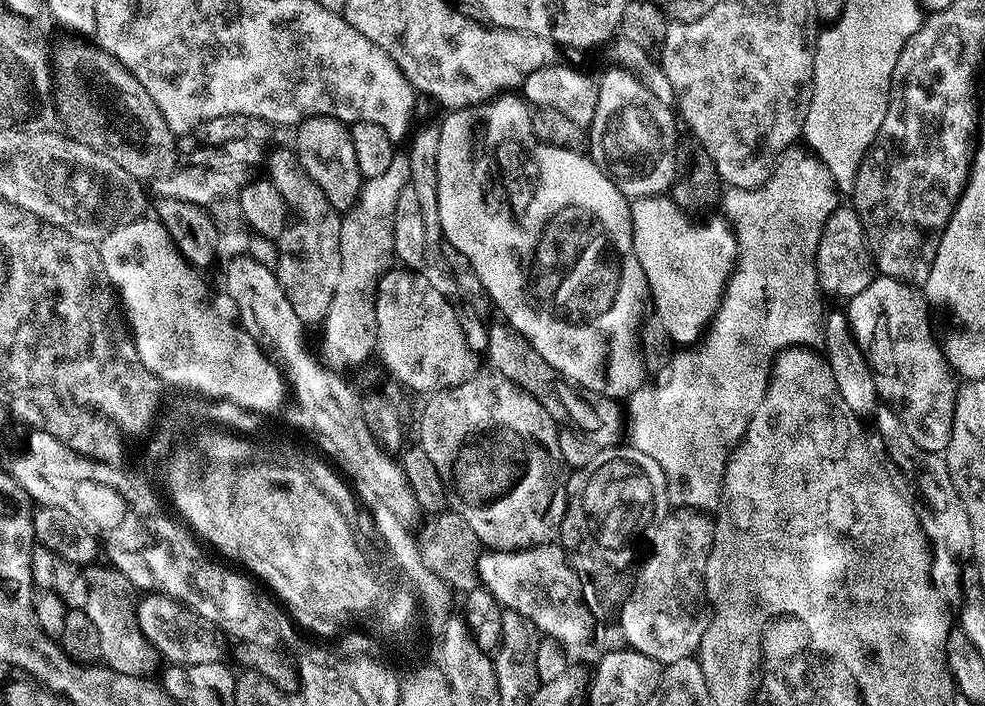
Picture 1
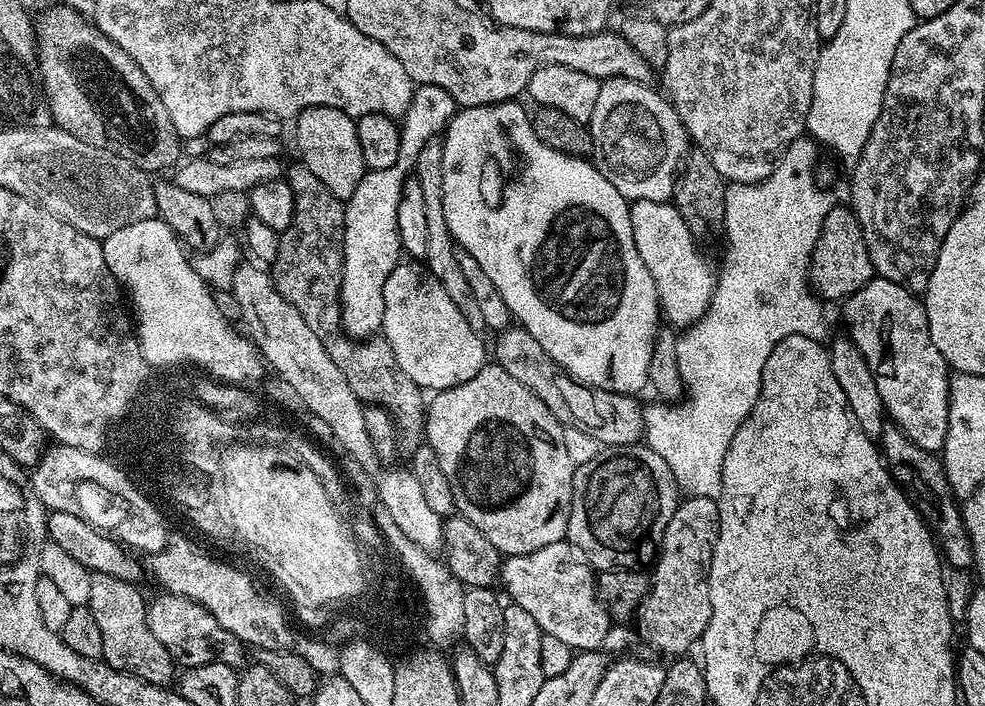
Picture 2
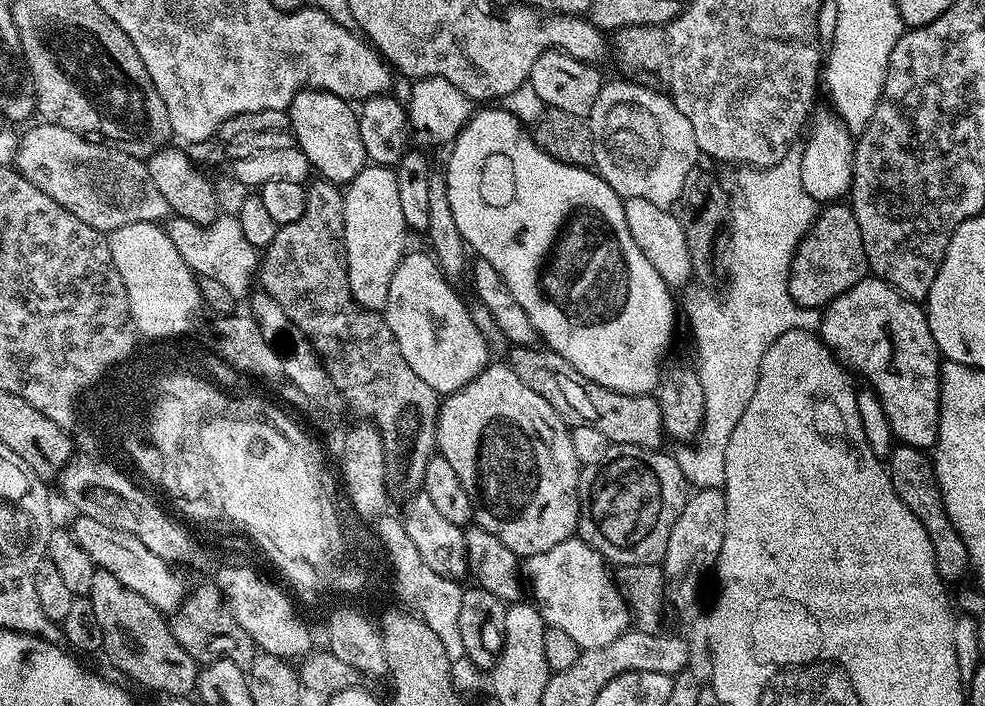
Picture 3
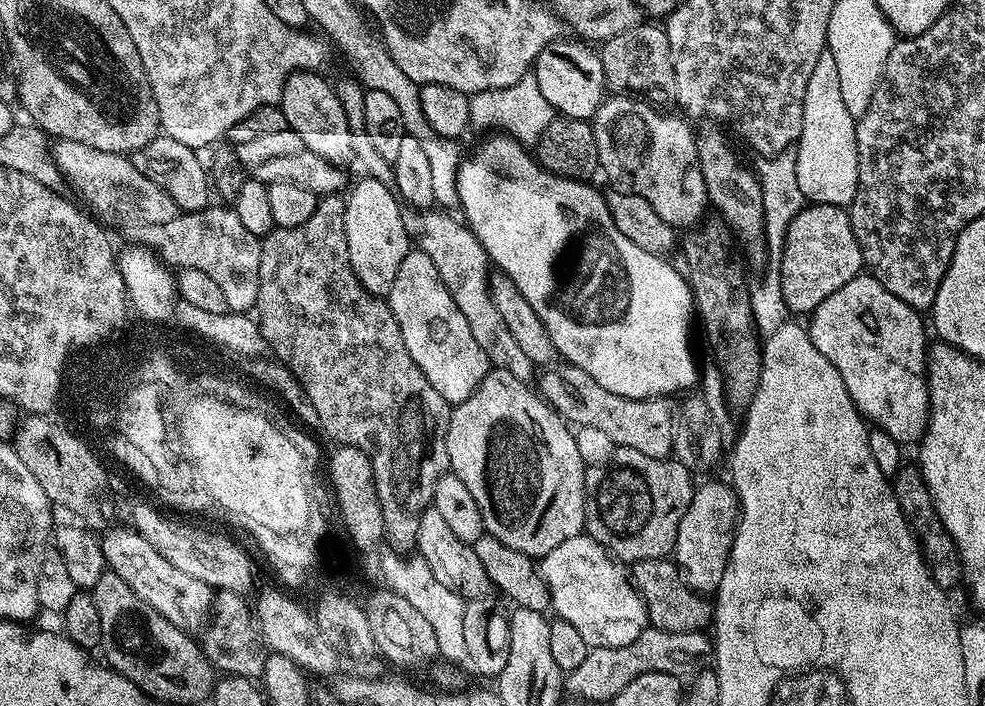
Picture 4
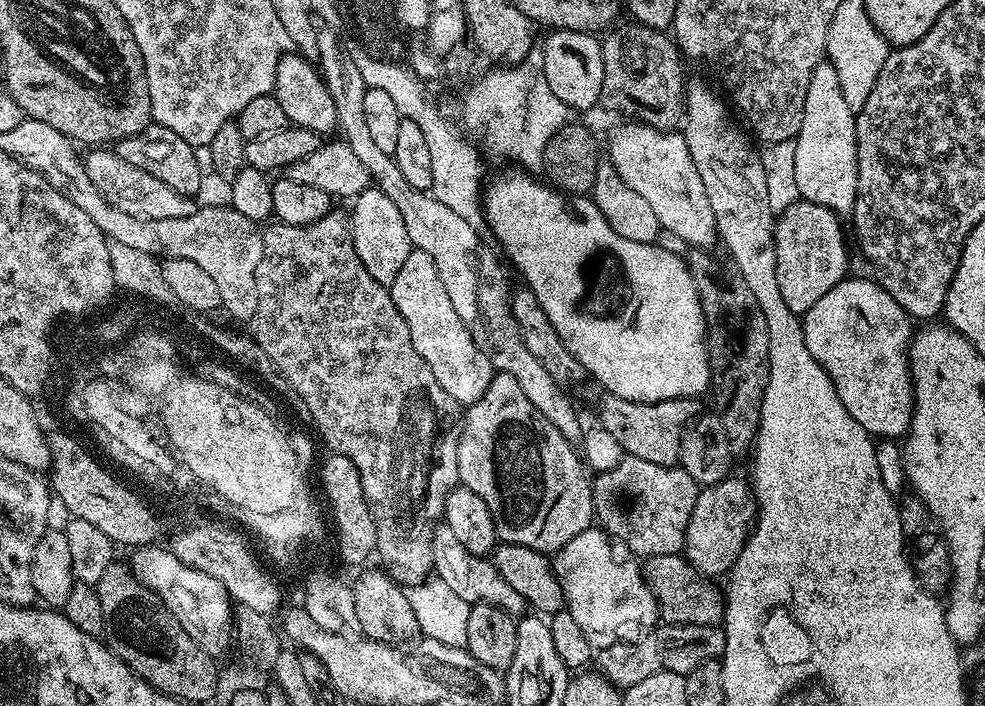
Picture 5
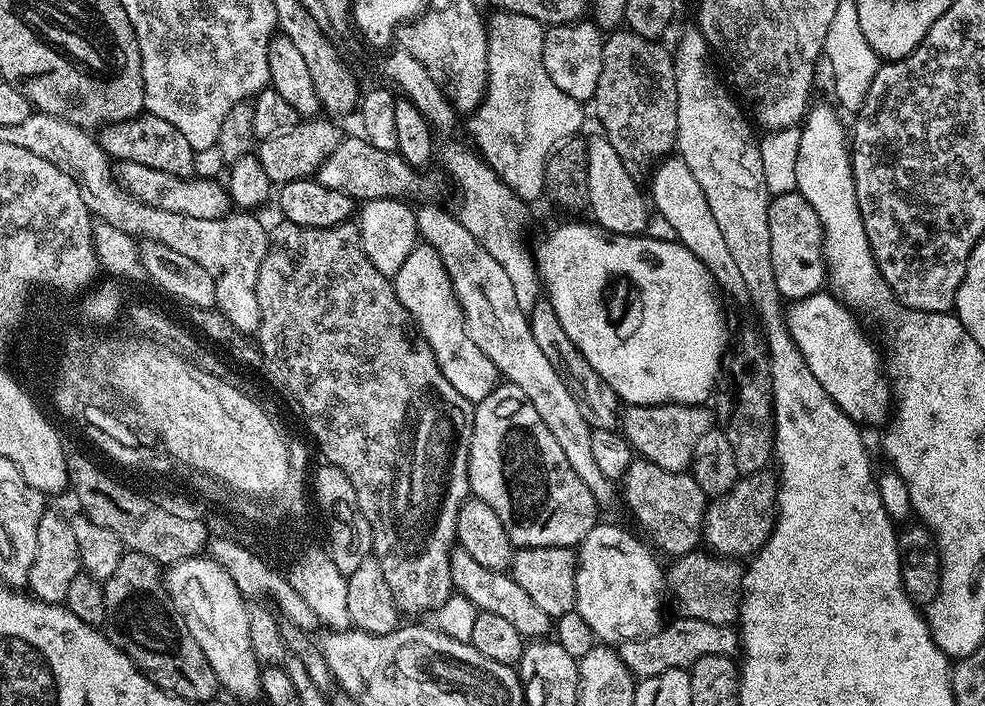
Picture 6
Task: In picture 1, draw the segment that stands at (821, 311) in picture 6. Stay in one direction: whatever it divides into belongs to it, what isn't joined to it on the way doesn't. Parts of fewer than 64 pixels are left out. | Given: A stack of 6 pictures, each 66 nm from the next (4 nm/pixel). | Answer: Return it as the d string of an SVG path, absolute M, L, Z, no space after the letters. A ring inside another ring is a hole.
M877 275L870 282L870 286L862 290L862 294L854 294L847 304L849 326L872 371L877 397L883 403L889 404L898 414L898 418L902 418L906 434L910 434L910 438L914 438L914 442L918 442L922 450L947 453L954 426L954 402L958 384L952 369L948 367L948 360L944 356L943 347L938 343L938 336L936 340L932 333L932 316L928 313L930 305L923 291L889 276Z

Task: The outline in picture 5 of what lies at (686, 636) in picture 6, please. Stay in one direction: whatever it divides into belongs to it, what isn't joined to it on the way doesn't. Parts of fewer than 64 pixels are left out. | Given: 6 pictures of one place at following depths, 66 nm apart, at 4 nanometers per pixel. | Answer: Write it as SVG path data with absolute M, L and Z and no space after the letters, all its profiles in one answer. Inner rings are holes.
M665 624L645 632L639 640L630 644L612 644L595 653L594 664L601 676L621 690L627 690L642 678L659 672L687 674L708 660L716 660L724 654L724 634L716 626L694 626L693 624Z

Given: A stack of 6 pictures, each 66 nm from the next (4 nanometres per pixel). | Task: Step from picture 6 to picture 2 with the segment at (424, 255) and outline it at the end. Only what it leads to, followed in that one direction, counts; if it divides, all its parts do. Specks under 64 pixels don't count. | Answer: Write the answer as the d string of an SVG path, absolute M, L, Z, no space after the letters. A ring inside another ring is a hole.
M401 262L397 264L395 270L390 274L390 278L386 278L386 286L384 287L384 323L382 325L383 339L387 340L388 345L392 348L394 358L398 362L398 366L402 370L402 374L406 374L406 378L410 378L421 390L427 389L428 372L432 376L440 376L445 372L446 375L456 375L455 379L459 382L470 382L470 378L474 378L474 374L478 374L478 370L482 370L486 363L484 357L484 344L480 341L481 333L470 326L470 323L462 316L457 306L454 306L453 299L446 294L446 289L442 286L442 282L438 282L438 278L434 278L434 274L428 271L427 267L420 262Z

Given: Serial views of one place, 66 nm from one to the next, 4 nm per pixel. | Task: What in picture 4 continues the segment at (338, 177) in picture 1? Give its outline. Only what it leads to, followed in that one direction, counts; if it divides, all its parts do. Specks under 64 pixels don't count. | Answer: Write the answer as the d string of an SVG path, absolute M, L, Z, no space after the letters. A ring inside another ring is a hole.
M294 72L284 84L282 98L278 107L286 114L288 127L298 134L301 145L307 151L326 158L337 166L348 166L355 161L355 138L347 122L346 111L338 100L338 94L331 83L329 85L315 72Z

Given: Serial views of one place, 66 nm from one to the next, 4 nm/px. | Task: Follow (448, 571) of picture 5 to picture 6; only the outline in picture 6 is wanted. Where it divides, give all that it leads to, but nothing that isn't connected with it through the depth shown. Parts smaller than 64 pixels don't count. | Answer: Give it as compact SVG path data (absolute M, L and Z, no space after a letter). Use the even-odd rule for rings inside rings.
M456 546L450 556L450 574L453 589L465 596L472 603L473 609L506 618L506 622L510 622L510 626L514 626L514 630L518 630L525 638L544 638L547 637L544 636L547 632L549 635L550 618L546 610L534 606L534 602L530 602L530 594L526 594L526 590L522 590L522 586L518 586L518 582L514 582L514 578L507 571L490 570L474 562L474 558L470 558L464 548Z

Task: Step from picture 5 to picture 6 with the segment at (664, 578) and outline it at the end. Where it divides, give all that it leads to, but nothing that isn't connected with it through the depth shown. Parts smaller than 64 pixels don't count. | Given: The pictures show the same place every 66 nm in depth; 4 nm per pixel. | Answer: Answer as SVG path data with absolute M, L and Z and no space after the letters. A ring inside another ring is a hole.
M707 551L688 552L680 556L666 568L666 584L676 595L681 613L696 620L731 625L740 615L740 598L742 595L742 568L739 563L727 559L716 559Z

